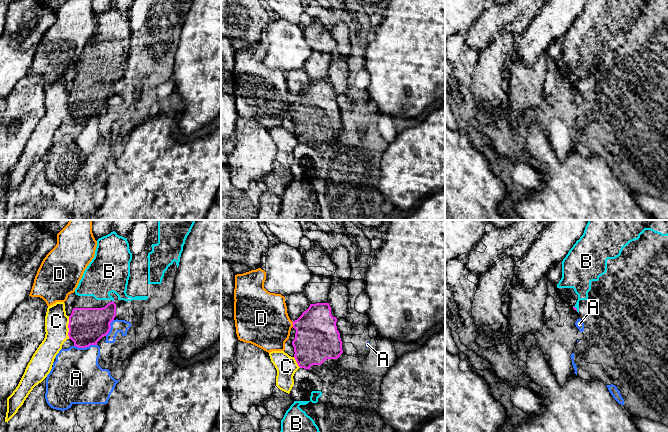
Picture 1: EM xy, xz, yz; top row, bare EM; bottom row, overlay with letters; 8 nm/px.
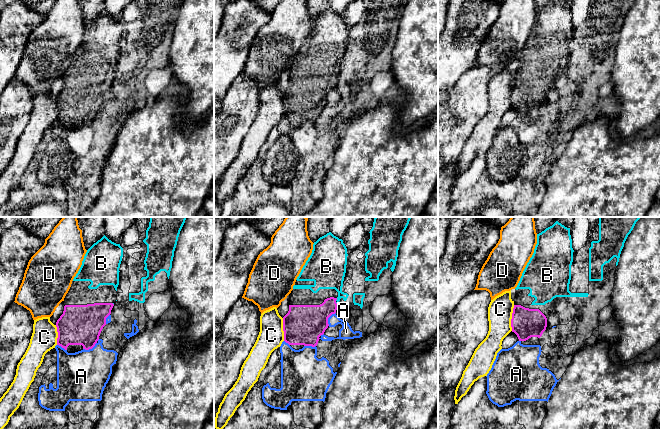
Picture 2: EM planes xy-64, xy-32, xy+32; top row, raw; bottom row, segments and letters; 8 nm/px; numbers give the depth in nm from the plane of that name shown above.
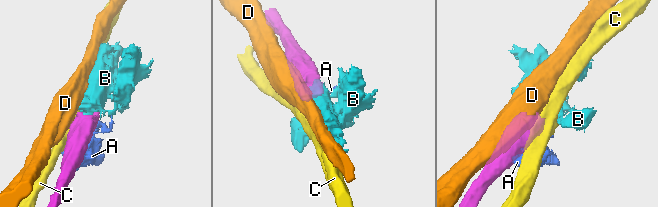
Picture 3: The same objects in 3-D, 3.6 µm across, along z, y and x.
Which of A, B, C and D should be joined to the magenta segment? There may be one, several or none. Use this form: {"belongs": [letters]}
{"belongs": ["B"]}

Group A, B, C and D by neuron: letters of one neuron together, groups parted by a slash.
A / B / C / D

